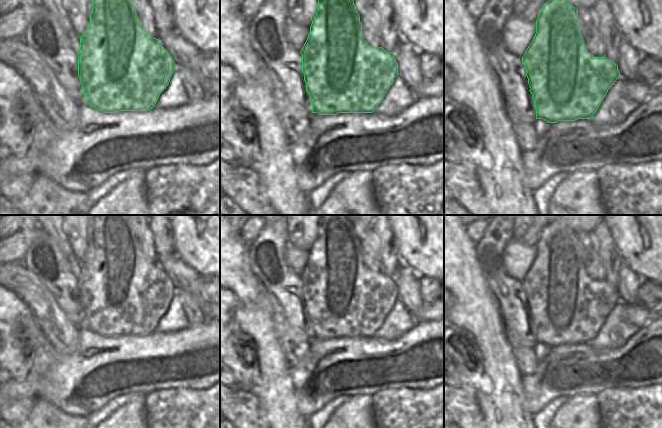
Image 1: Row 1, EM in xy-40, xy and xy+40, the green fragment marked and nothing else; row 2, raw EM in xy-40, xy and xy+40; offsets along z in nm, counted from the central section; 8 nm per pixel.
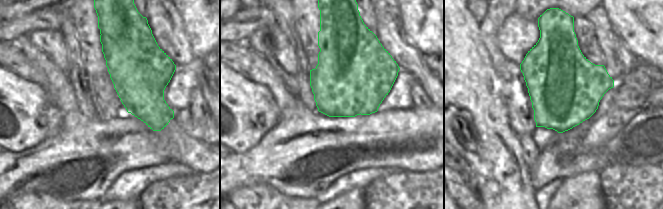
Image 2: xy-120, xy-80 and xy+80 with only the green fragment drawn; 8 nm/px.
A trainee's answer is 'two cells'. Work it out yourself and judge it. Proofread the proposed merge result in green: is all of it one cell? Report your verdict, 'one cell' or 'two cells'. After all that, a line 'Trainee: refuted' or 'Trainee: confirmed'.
two cells
Trainee: confirmed

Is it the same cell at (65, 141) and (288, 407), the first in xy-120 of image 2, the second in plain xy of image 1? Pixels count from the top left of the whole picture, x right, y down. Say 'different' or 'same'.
different

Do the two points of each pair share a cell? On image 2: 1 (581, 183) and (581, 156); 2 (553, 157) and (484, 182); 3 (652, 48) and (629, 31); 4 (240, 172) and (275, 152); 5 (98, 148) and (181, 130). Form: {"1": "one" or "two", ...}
{"1": "two", "2": "two", "3": "one", "4": "one", "5": "one"}

